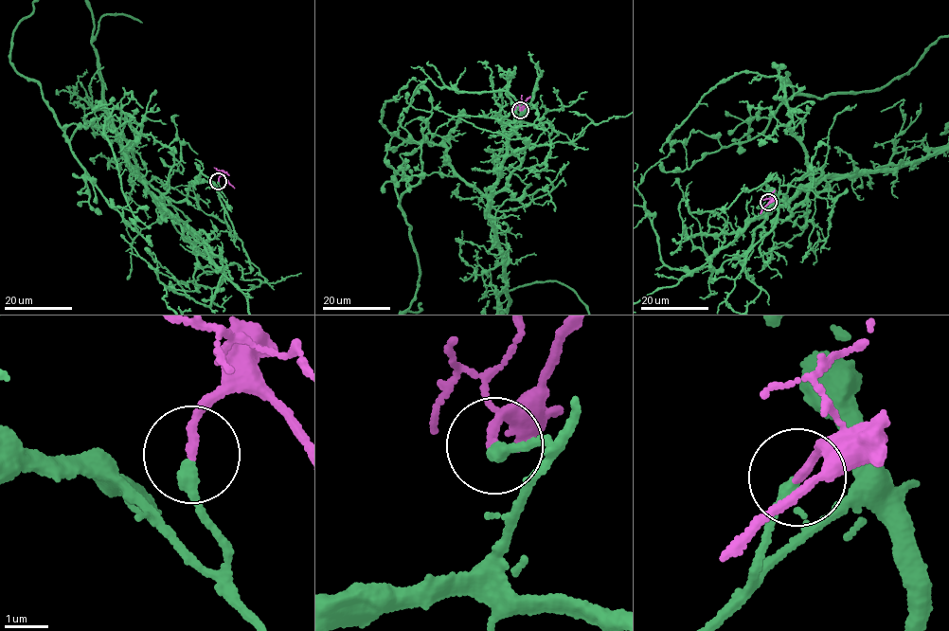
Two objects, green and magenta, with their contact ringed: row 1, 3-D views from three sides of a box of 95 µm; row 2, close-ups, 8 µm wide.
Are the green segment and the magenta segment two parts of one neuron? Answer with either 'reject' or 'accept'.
accept

